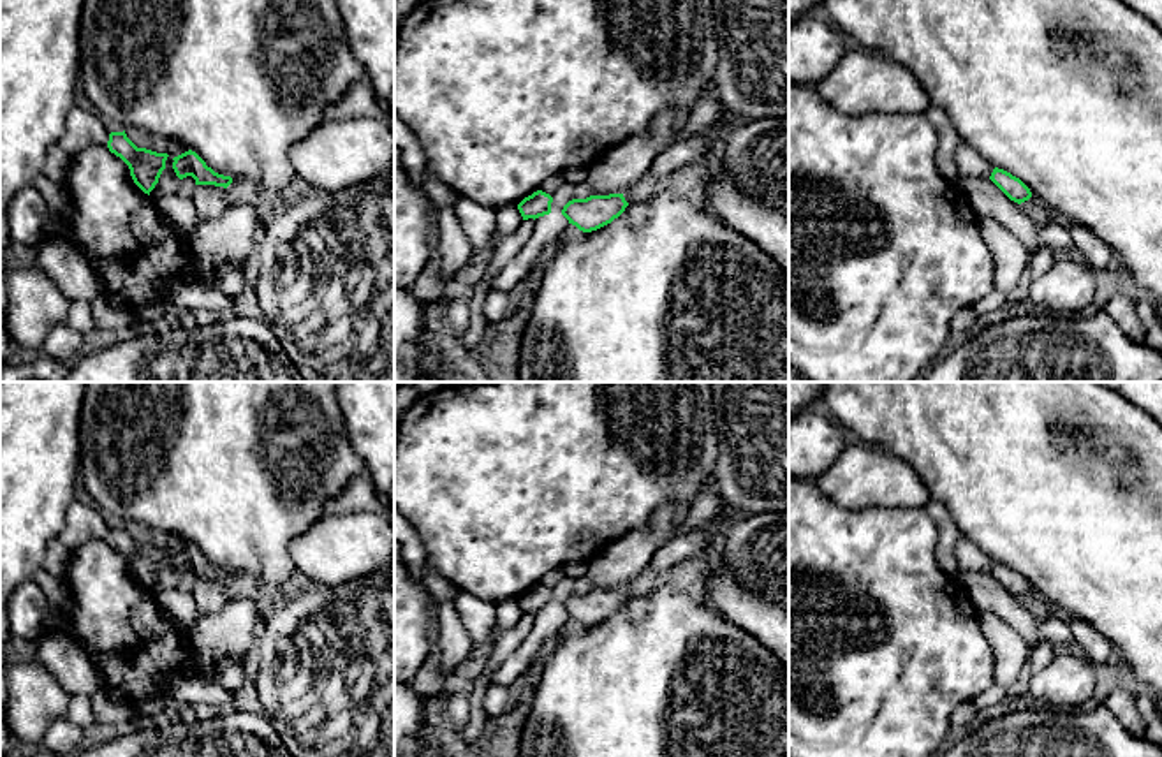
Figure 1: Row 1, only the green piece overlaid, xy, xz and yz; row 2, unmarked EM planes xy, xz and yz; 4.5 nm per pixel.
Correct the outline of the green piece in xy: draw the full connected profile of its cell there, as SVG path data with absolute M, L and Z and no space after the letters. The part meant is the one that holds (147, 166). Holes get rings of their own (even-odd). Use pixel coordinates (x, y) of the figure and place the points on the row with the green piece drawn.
M111 132L107 148L130 169L134 183L150 195L165 169L167 153L137 148L123 132Z

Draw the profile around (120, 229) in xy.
M107 144L90 146L69 158L62 185L67 195L63 229L55 227L53 236L67 238L83 252L113 305L134 310L165 299L174 282L197 278L190 269L188 241L176 234L157 201L134 183L129 165Z

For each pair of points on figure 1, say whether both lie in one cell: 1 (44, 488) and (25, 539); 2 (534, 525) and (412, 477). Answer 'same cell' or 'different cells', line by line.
1: same cell
2: same cell

